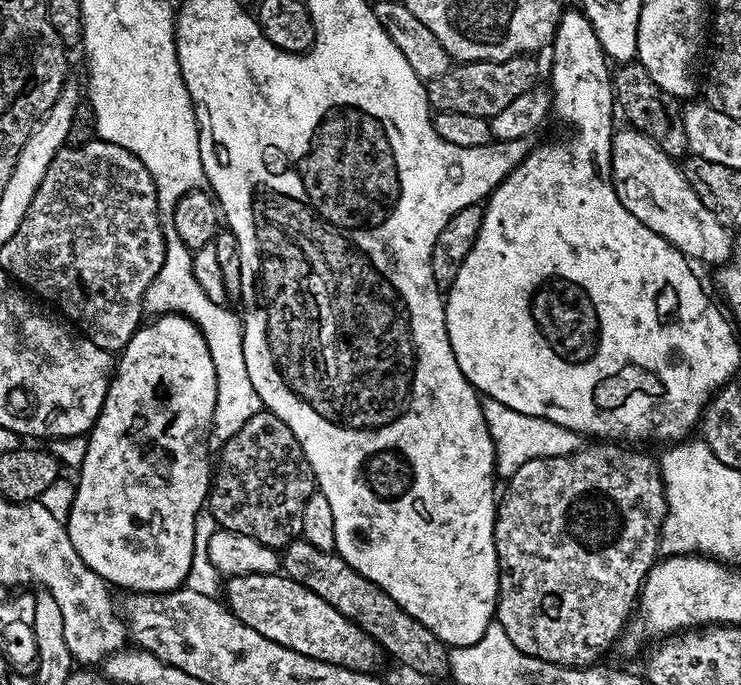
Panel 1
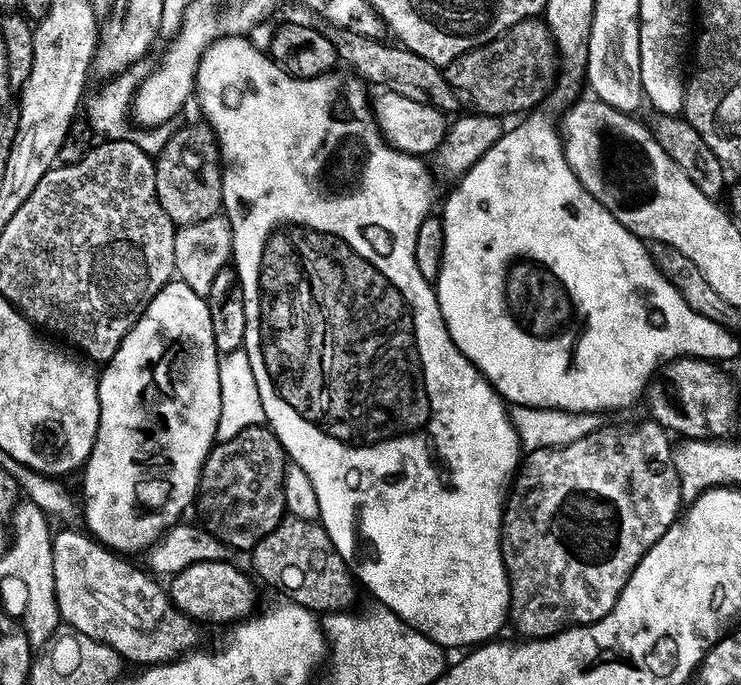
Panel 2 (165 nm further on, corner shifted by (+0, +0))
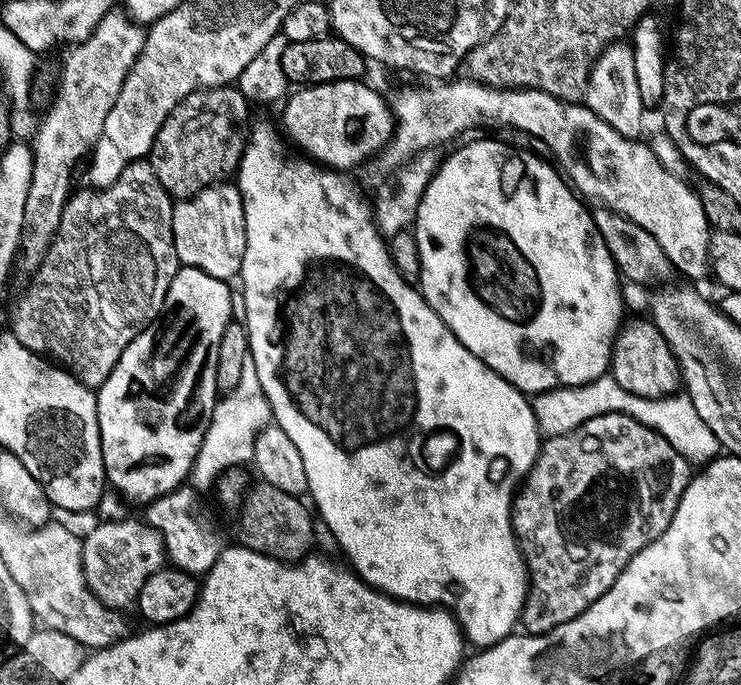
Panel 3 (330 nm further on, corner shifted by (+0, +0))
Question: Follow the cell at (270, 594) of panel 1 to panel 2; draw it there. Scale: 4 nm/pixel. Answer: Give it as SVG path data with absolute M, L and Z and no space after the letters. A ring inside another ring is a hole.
M227 559L195 562L194 565L186 566L180 573L173 575L166 584L172 605L191 620L205 620L208 624L231 625L253 615L257 607L256 588L252 585L253 577L230 563Z

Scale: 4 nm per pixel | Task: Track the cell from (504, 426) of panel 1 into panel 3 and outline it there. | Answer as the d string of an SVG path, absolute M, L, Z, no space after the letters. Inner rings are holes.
M610 374L580 384L577 388L551 388L549 392L537 392L531 397L530 403L536 424L540 427L540 435L544 438L558 434L570 434L570 430L578 430L578 426L582 426L582 422L590 422L590 418L621 412L642 422L642 426L650 426L650 430L662 434L662 438L666 438L666 442L670 442L670 446L674 446L674 450L678 450L678 454L682 454L682 458L686 458L688 463L693 466L703 466L709 460L716 459L722 452L718 438L714 438L714 430L710 430L710 426L706 426L704 419L698 415L698 410L694 410L694 402L687 394L673 394L657 400L642 398L638 394L630 394L630 390L622 390L622 386L618 386L618 382Z

